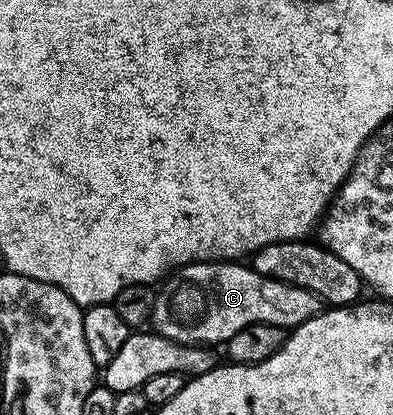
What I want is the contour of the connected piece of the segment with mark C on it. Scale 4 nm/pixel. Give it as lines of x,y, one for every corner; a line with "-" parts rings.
193,261
172,270
160,282
151,329
180,345
217,347
251,323
271,323
289,331
322,309
322,301
311,291
259,275
248,264

